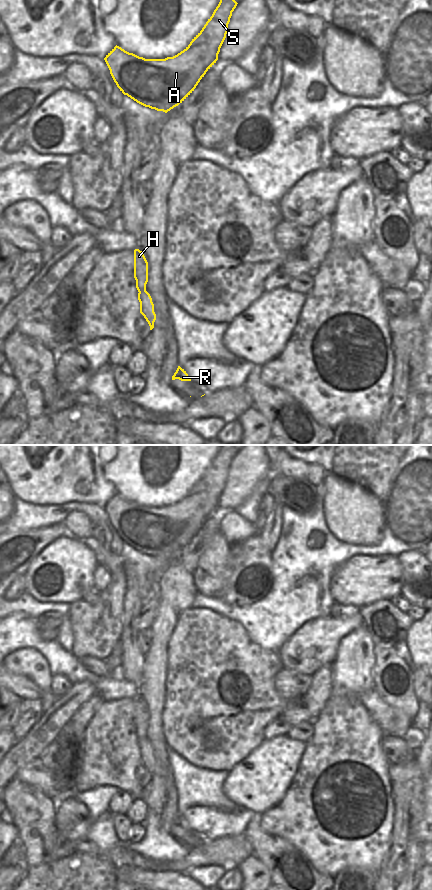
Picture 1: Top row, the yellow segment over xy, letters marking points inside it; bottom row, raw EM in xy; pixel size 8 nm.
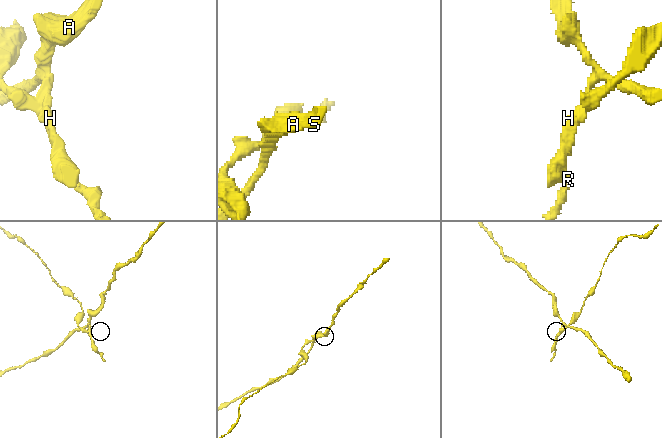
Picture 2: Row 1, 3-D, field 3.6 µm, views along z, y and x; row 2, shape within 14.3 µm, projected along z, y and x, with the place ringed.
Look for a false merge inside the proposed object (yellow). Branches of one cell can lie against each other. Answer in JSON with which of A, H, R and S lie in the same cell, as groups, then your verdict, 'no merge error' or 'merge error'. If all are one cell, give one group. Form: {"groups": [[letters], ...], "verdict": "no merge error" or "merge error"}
{"groups": [["A", "H", "S"], ["R"]], "verdict": "merge error"}

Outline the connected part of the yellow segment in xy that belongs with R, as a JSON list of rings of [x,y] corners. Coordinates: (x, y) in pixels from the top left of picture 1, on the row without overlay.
[[[178,814],[176,820],[172,824],[172,828],[175,828],[175,827],[179,827],[181,829],[191,829],[186,819],[182,817],[180,814]]]

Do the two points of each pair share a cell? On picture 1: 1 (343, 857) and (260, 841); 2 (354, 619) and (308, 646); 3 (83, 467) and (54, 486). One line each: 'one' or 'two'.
1: two
2: one
3: one

